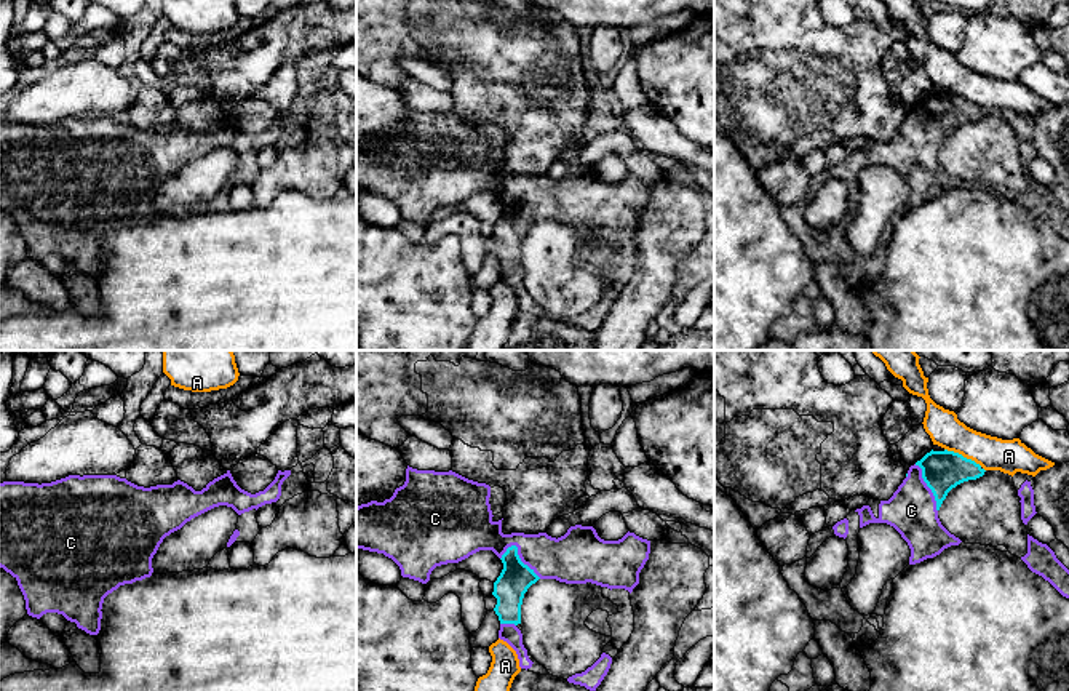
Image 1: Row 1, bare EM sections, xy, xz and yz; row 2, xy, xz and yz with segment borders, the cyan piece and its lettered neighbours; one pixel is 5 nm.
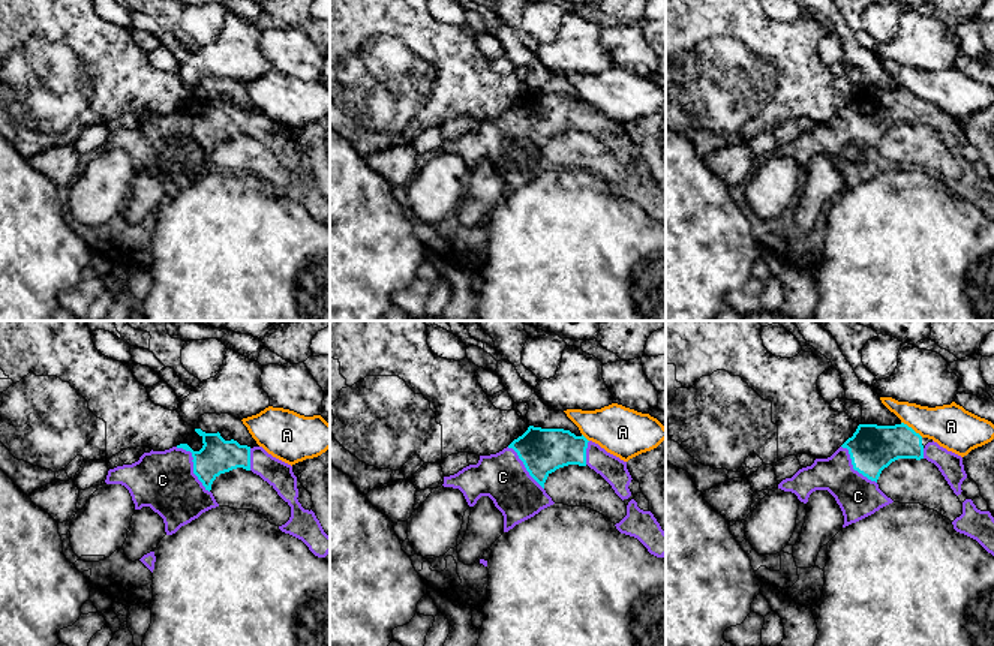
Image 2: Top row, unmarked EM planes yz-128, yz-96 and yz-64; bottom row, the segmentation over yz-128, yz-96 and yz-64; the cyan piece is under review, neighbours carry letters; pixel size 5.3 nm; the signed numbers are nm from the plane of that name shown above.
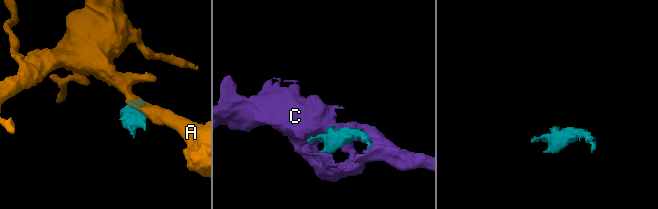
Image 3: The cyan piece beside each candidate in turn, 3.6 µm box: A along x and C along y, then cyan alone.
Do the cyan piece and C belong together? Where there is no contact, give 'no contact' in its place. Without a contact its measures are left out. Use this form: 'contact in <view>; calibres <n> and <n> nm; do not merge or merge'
contact in xz; calibres 160 and 240 nm; merge

